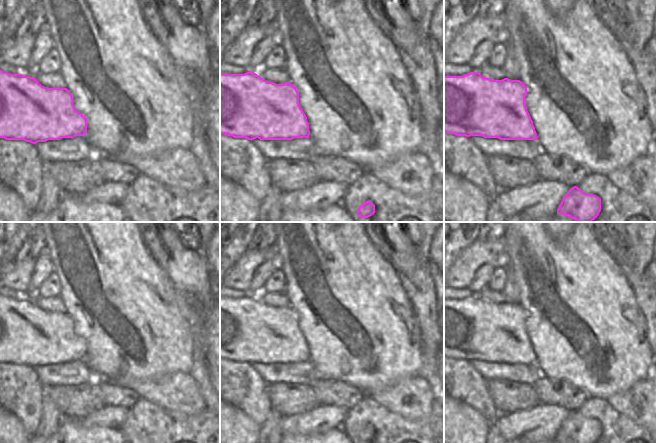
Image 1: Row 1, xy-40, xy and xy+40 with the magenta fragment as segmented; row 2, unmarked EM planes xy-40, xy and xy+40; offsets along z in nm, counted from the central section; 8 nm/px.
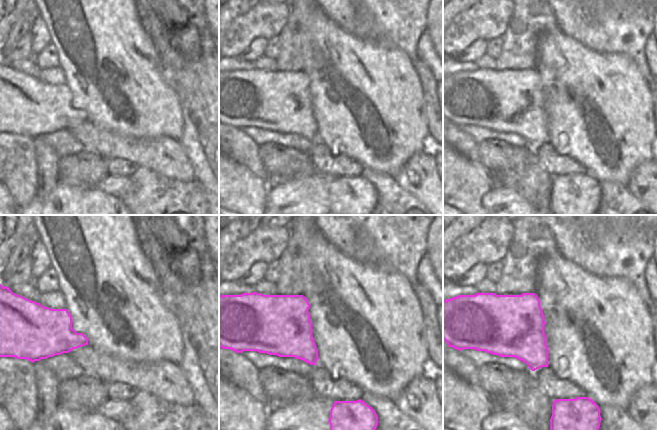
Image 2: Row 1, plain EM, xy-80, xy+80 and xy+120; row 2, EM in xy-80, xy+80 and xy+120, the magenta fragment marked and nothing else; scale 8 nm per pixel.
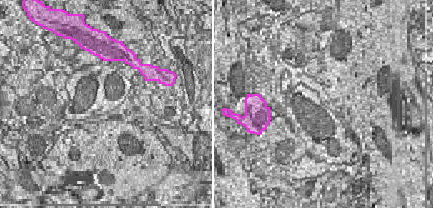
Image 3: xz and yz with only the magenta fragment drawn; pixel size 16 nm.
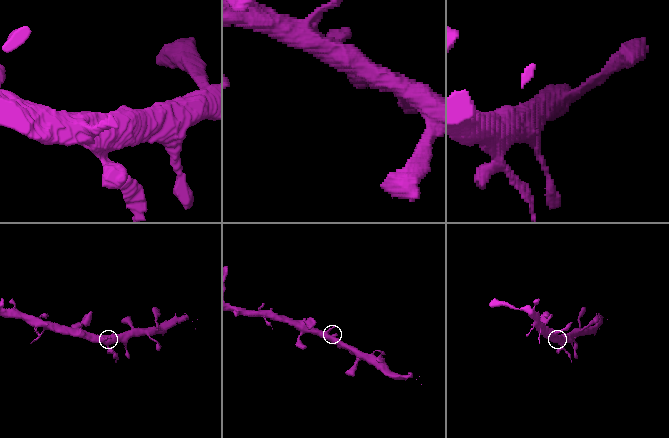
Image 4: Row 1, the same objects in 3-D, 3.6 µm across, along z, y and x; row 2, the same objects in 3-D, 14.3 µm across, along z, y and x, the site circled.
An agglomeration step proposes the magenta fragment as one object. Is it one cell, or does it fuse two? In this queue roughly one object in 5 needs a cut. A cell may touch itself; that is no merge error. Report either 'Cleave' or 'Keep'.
Keep.

